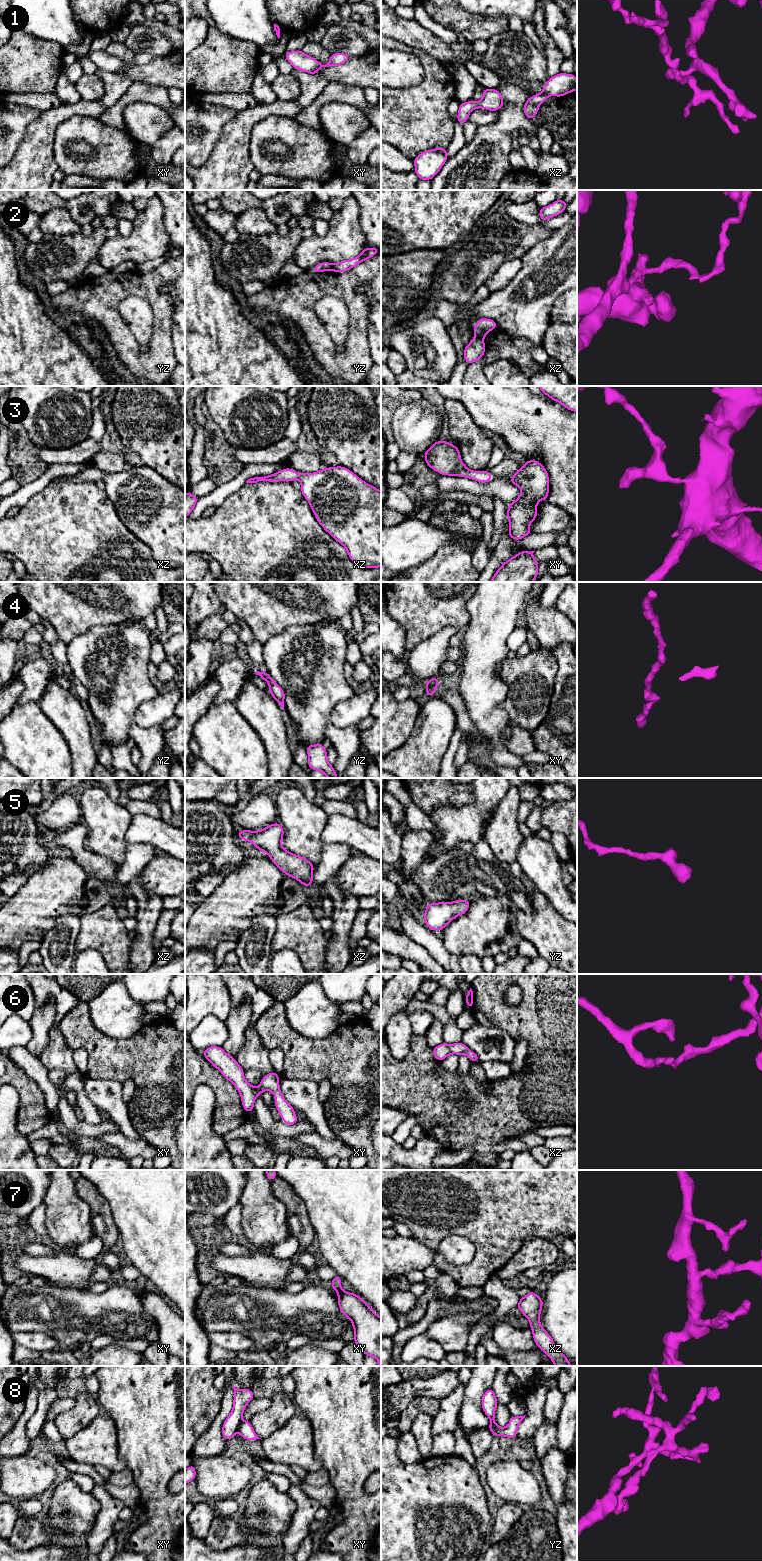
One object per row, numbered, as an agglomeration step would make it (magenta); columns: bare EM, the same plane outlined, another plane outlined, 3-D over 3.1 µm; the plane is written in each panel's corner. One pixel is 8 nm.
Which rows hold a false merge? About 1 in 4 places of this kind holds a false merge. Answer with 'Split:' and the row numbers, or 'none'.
Split: 2, 8

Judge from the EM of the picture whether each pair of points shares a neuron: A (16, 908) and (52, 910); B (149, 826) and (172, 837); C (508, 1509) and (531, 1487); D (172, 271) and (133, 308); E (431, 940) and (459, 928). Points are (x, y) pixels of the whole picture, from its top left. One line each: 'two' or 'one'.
A: one
B: one
C: two
D: two
E: two

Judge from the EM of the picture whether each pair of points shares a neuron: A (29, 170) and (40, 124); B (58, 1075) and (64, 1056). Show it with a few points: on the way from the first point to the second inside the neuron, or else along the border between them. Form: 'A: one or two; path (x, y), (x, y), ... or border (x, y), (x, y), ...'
A: one; path (35, 159), (39, 148), (40, 135)
B: two; border (48, 1070), (63, 1070), (68, 1074)

